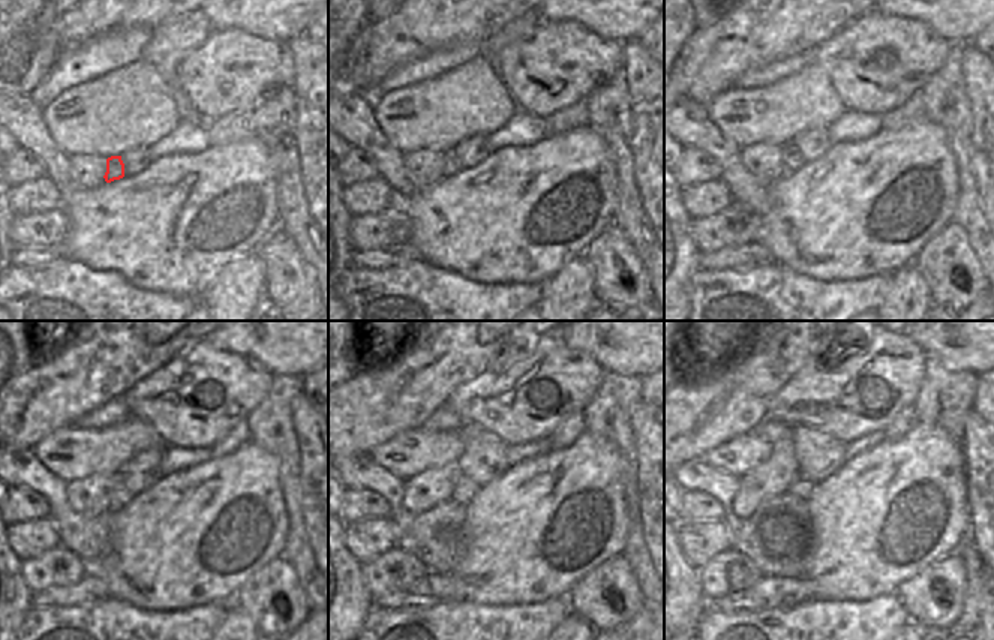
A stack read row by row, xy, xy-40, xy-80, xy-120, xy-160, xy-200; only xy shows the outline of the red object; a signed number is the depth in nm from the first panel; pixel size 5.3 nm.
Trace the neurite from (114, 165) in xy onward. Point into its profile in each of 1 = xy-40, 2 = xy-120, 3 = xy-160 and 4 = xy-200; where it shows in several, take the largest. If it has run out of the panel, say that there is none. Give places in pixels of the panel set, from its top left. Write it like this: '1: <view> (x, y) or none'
1: xy-40 (450, 162)
2: xy-120 (122, 495)
3: xy-160 (464, 490)
4: xy-200 (801, 486)

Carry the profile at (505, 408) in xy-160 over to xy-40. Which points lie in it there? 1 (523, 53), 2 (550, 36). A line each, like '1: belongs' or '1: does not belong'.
1: belongs
2: belongs

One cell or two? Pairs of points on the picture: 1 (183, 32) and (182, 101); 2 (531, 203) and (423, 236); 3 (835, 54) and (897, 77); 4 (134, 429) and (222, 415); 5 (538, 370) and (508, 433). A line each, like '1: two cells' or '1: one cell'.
1: one cell
2: one cell
3: one cell
4: two cells
5: one cell

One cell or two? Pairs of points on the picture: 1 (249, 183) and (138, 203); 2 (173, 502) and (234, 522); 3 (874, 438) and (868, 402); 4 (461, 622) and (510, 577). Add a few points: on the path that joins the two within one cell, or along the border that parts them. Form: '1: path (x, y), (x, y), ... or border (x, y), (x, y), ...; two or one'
1: path (222, 201), (165, 203); one
2: path (188, 517), (192, 522), (219, 522); one
3: border (882, 430), (864, 433), (847, 444); two
4: border (464, 598), (480, 604), (514, 604); two

